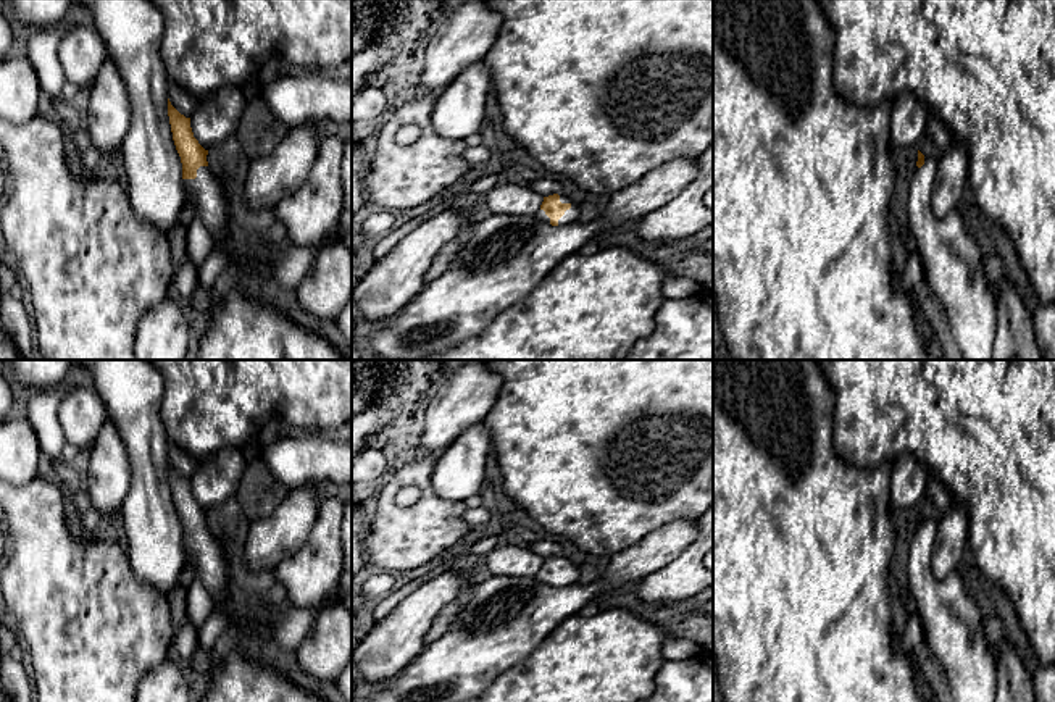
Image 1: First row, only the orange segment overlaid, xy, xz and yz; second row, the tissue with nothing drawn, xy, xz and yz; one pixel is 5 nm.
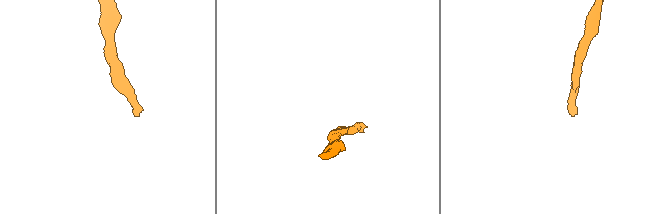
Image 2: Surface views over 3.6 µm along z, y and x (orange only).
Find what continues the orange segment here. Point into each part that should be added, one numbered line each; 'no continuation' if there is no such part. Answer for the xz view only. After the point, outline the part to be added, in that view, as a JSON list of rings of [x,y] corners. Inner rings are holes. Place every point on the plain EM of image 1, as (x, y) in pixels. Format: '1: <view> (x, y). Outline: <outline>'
1: xz (571, 576). Outline: [[[560,555],[560,563],[561,565],[569,565],[571,570],[566,571],[565,576],[558,581],[558,586],[565,587],[565,586],[578,583],[578,579],[579,579],[579,566],[571,558],[565,558],[563,555]]]

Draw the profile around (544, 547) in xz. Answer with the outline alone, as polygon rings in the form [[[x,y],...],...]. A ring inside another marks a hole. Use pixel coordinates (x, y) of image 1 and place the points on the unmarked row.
[[[534,539],[528,545],[532,552],[539,554],[542,558],[548,558],[553,555],[561,555],[561,547],[560,544],[548,541],[548,539]]]

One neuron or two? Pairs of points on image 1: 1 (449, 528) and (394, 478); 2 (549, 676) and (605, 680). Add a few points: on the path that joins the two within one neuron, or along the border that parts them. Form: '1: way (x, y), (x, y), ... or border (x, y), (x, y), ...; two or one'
1: way (431, 510), (428, 491), (412, 478); one
2: way (563, 681), (591, 680); one

